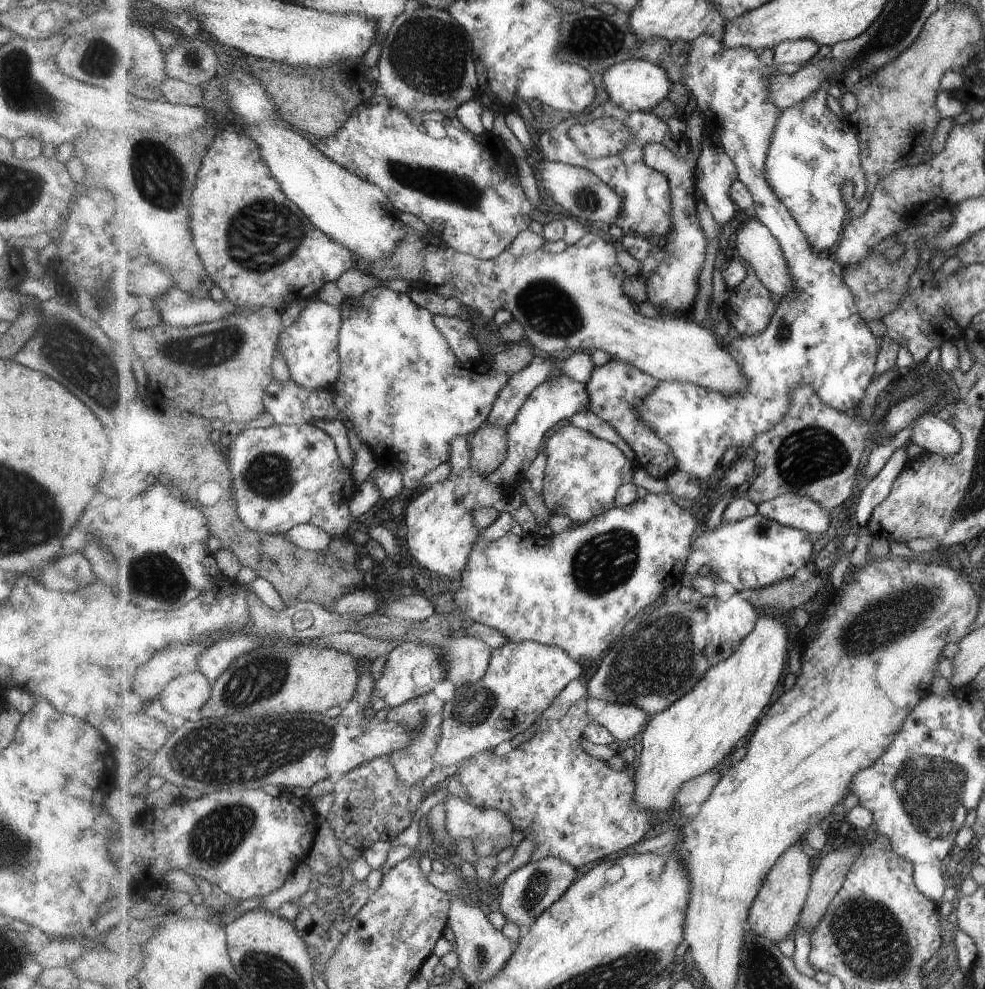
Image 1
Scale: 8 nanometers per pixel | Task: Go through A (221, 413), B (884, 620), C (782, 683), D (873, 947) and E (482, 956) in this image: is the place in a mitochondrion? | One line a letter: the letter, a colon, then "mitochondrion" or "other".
A: other
B: mitochondrion
C: other
D: mitochondrion
E: mitochondrion

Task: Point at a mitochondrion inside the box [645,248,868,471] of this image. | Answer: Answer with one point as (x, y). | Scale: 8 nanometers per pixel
(782, 336)

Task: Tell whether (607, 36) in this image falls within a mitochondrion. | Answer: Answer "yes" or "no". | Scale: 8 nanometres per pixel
yes

